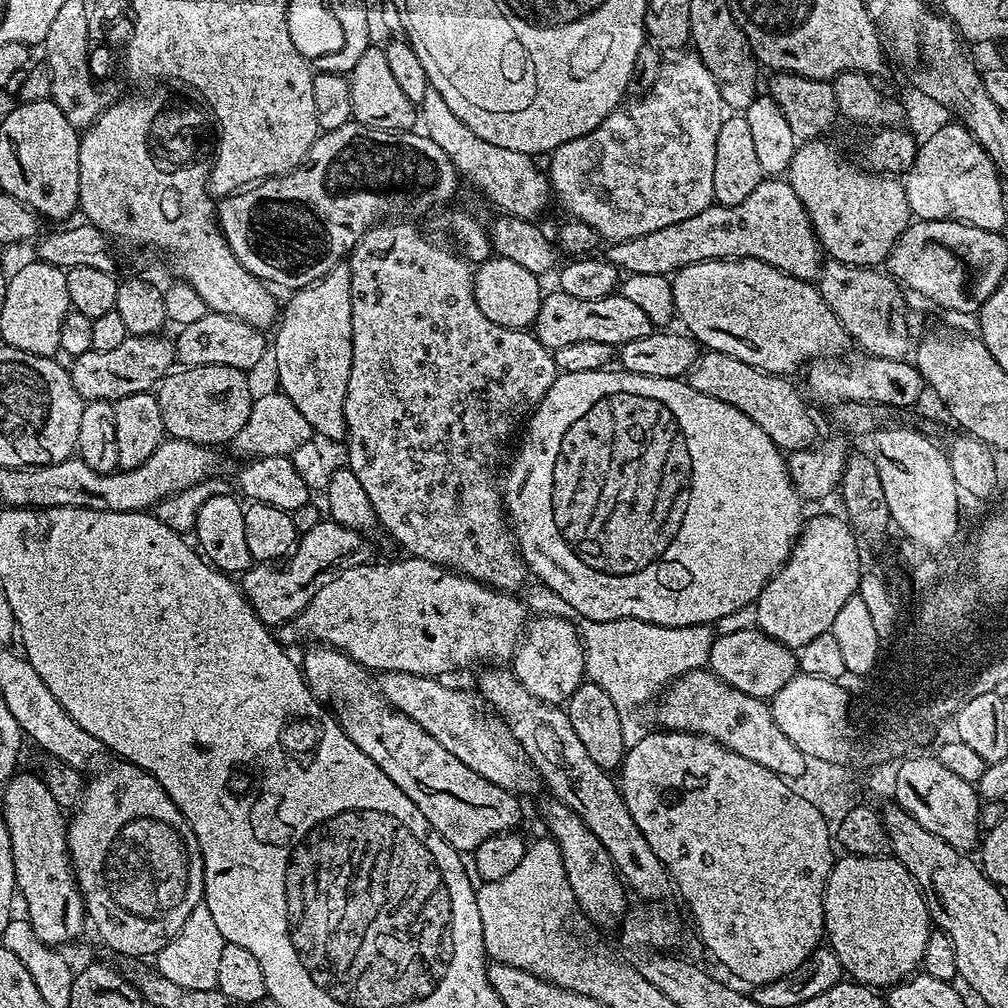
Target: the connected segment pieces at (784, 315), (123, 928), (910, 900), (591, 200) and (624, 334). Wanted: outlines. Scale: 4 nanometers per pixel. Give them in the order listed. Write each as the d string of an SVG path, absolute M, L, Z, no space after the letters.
M708 260L688 265L673 275L672 293L674 294L677 317L679 320L682 320L685 325L682 326L698 344L709 351L721 352L727 356L738 358L758 370L769 372L775 376L788 376L789 374L793 374L792 372L798 371L803 364L804 368L813 362L839 357L841 355L839 352L842 351L847 344L850 344L850 337L847 330L842 326L842 322L838 322L836 311L820 297L820 289L815 283L794 278L788 272L778 270L774 266L770 266L761 260Z
M117 759L115 763L98 769L96 777L87 781L84 800L81 801L80 807L71 813L66 824L68 829L68 855L72 862L74 879L80 885L80 893L84 899L84 910L91 927L92 924L96 927L97 934L113 948L113 953L121 956L152 958L174 939L182 930L183 923L186 922L191 911L203 901L204 859L202 858L202 850L198 846L198 838L194 834L190 822L186 822L182 810L178 810L178 806L174 806L174 802L168 797L166 790L158 781L149 772L142 770L136 764L129 764L127 760Z
M848 854L833 864L824 891L824 930L832 952L844 967L845 973L855 983L873 990L887 990L892 985L909 979L923 965L930 931L930 917L924 895L906 870L906 866L902 866L888 854L883 856Z
M676 50L665 55L660 62L658 78L654 78L654 86L639 98L629 99L623 106L612 111L603 122L590 134L582 134L582 138L574 138L552 149L552 161L547 173L551 183L551 195L568 211L567 215L573 220L586 222L586 226L593 228L597 237L605 242L617 242L636 239L640 235L652 234L656 230L663 230L712 206L714 203L714 146L718 146L718 130L722 130L722 122L726 115L726 105L722 94L718 90L718 82L714 82L714 74L706 70L702 58L692 50Z
M553 290L541 299L534 325L535 336L550 350L576 342L602 342L619 346L634 342L634 338L646 338L653 330L650 318L646 318L644 311L635 302L630 302L630 298L613 294L596 301L582 301L559 290Z

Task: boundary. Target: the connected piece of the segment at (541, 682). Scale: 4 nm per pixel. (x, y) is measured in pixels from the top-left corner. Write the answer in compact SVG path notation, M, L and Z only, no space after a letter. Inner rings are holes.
M536 616L527 621L524 635L516 645L516 655L510 667L534 698L547 704L563 705L574 690L585 683L584 642L579 627L571 624L568 616Z

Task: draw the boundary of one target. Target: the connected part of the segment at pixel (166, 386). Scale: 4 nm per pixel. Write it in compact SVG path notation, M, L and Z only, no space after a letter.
M234 366L181 367L176 371L160 381L155 393L162 410L165 433L174 440L205 446L227 445L238 434L238 430L246 426L246 418L250 418L254 391L248 385L249 373Z

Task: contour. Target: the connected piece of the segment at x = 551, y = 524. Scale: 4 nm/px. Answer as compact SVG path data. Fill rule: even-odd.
M623 370L612 371L560 372L550 390L546 390L540 403L527 417L524 441L512 464L512 473L509 476L507 473L502 500L529 573L539 583L550 586L550 590L554 590L573 613L584 616L585 621L641 620L658 626L712 626L736 610L755 605L768 579L788 560L802 527L802 497L796 493L788 476L785 453L769 436L762 434L746 414L694 390L691 383L683 379L650 378Z

